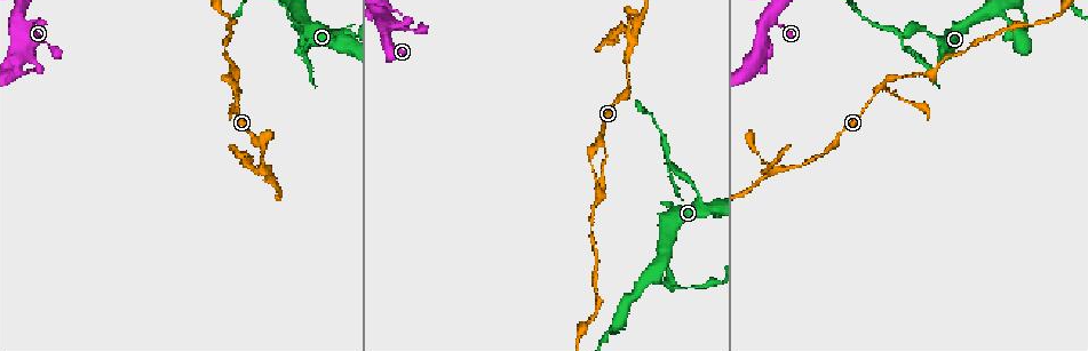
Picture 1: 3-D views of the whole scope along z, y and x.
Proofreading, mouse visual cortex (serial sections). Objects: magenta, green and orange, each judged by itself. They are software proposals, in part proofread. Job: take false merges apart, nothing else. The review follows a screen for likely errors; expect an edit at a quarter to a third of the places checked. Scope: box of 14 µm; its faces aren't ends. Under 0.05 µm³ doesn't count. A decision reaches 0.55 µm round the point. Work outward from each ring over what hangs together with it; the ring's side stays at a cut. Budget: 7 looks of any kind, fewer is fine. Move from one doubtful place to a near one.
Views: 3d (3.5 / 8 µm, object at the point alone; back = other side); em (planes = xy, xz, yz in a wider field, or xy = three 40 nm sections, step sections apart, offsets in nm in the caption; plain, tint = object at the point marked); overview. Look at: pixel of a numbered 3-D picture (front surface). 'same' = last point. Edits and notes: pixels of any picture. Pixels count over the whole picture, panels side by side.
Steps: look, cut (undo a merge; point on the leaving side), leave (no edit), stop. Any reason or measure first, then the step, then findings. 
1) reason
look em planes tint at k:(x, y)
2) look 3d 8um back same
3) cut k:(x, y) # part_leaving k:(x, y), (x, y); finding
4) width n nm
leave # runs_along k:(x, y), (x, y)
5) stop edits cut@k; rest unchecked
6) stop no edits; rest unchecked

a fork
look 3d 3.5um at 1:(671, 164)

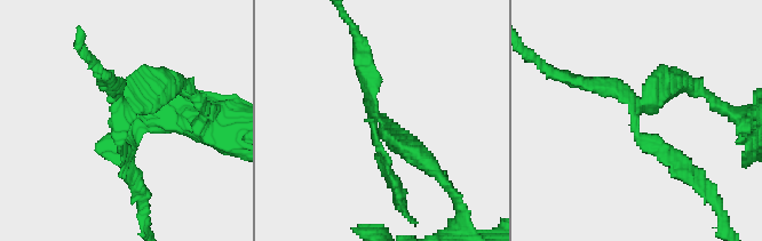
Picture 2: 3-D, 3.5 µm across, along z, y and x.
shape alone is not enough
look em planes tint at 2:(126, 102)

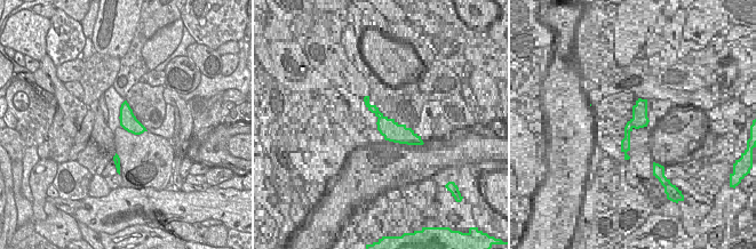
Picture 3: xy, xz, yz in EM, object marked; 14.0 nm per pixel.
look em xy step 3 tint same

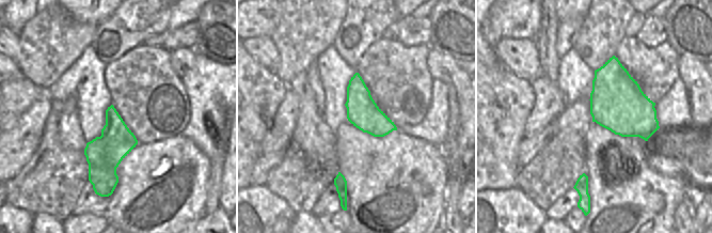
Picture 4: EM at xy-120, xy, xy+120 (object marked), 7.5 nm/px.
cut 2:(644, 146) # two cells meet here

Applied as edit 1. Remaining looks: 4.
thin arm on a thick one
look 3d 8um at 1:(1003, 10)

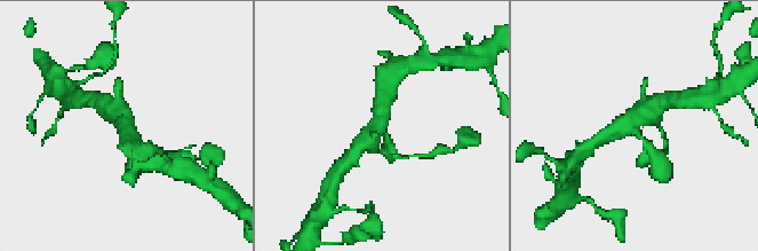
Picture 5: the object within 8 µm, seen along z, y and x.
shape alone is not enough
look em planes tint at 5:(635, 125)

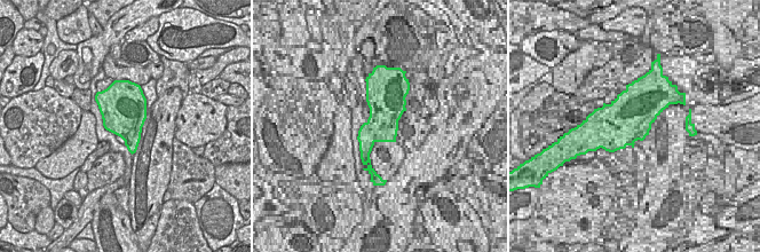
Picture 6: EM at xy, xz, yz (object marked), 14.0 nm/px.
arm_widths 150, 500, 600 nm
leave # one cell here

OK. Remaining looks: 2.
a fork
look em xy step 3 tint at 1:(602, 141)

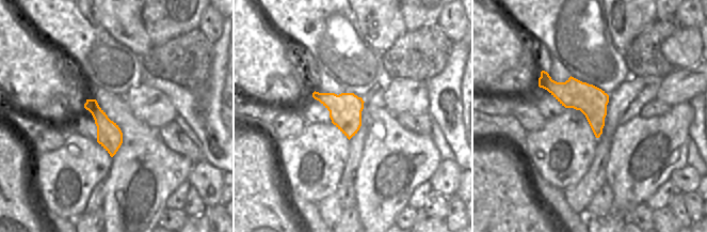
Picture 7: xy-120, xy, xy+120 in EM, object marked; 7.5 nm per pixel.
look 3d 3.5um back same

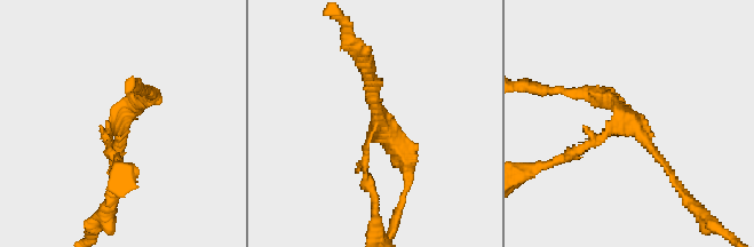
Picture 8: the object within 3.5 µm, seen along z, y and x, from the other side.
width 240 nm
leave # runs_along 8:(673, 180), (618, 105), (568, 92); all the same cell

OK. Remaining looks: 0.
stop edits cut@2; rest unchecked

